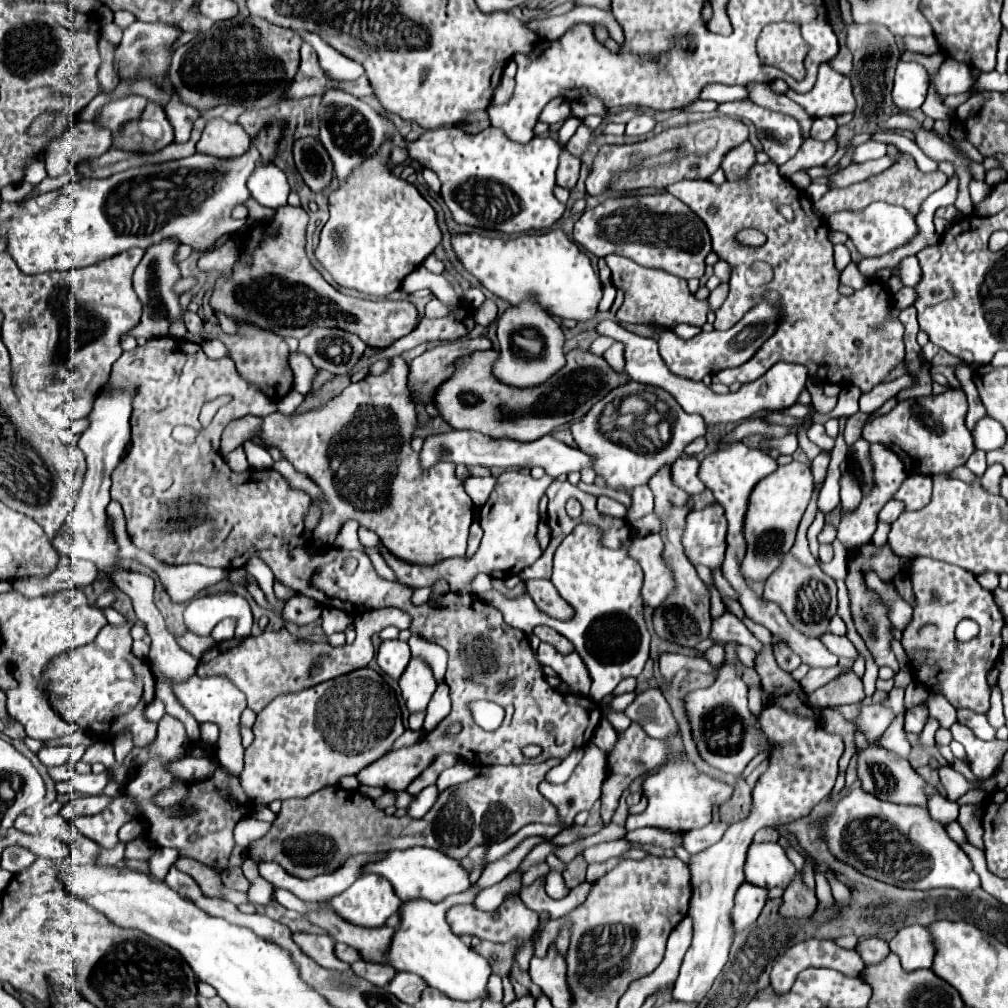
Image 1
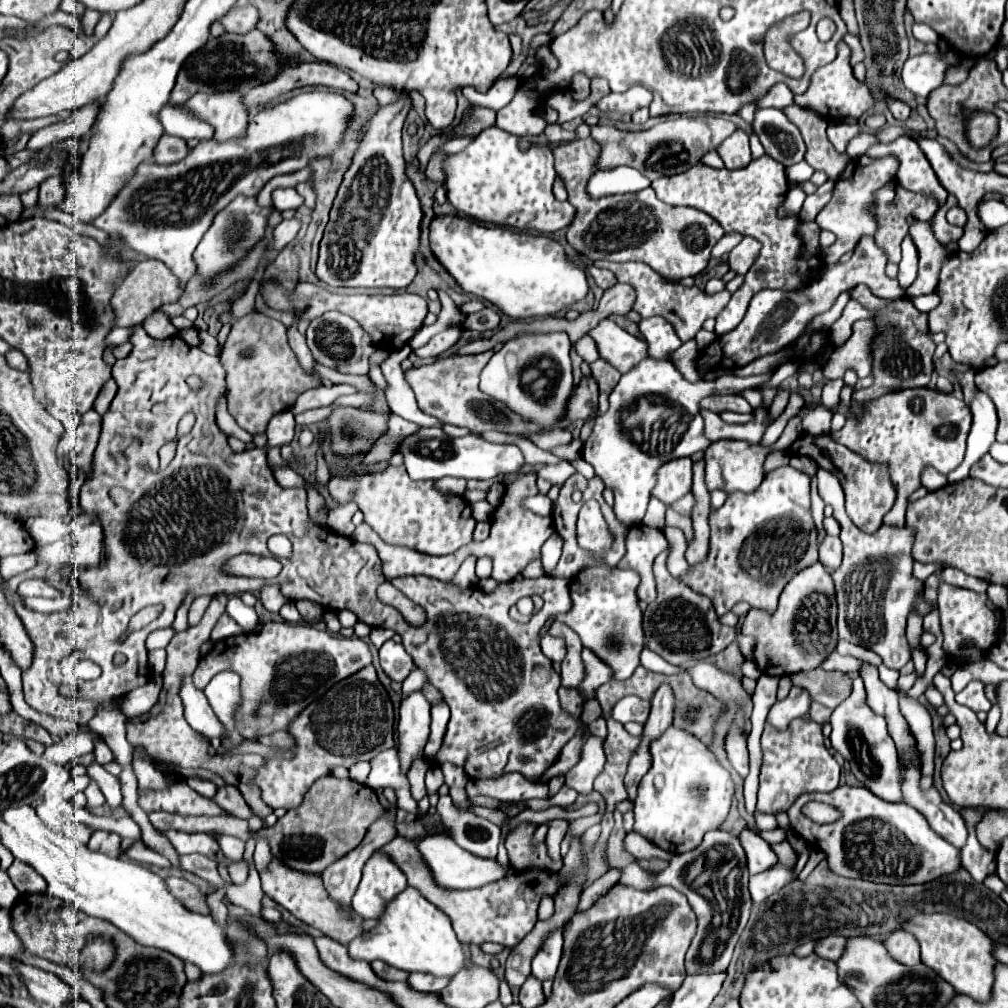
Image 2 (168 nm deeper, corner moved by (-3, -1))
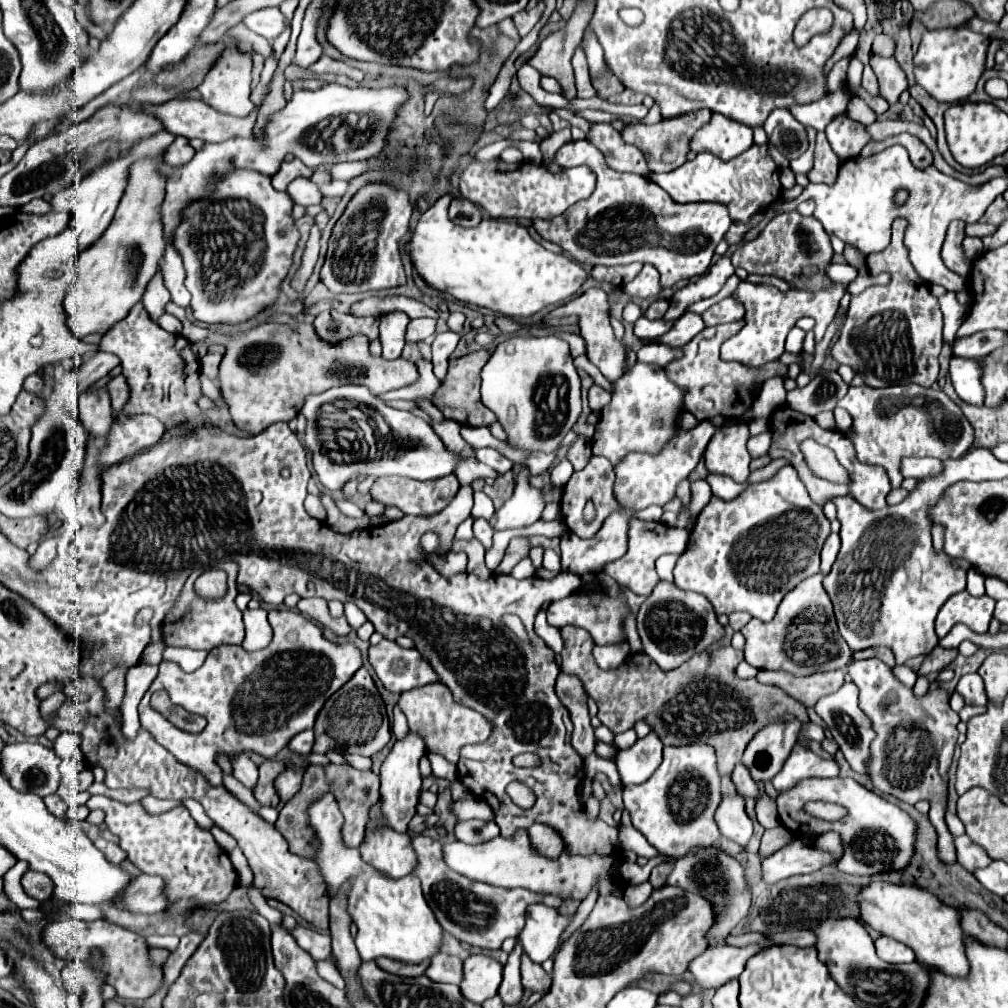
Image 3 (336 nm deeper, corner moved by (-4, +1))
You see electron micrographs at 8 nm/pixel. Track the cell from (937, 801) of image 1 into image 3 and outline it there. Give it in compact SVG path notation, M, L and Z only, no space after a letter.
M967 835L955 837L955 847L957 847L957 861L971 873L977 869L983 869L991 865L991 857L985 853L983 847L975 845Z

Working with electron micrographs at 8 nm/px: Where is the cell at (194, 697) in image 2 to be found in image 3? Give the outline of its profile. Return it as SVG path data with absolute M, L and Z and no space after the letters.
M245 753L233 757L231 763L233 763L233 777L239 779L247 789L253 789L257 785L257 765Z

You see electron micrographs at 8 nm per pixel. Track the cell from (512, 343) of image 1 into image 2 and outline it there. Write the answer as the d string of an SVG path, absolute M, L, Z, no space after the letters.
M520 333L506 341L482 369L480 389L498 401L504 401L524 419L530 419L540 427L550 427L550 423L560 419L562 407L574 387L570 349L572 343L566 333Z

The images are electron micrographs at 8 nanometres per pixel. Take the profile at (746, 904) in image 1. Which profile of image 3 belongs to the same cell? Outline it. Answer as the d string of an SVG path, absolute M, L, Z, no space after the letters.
M793 839L789 845L779 849L777 853L769 855L761 863L761 875L767 883L777 883L781 879L793 877L793 875L805 875L819 871L827 865L835 865L835 857L823 849L809 847L801 843L799 839Z

